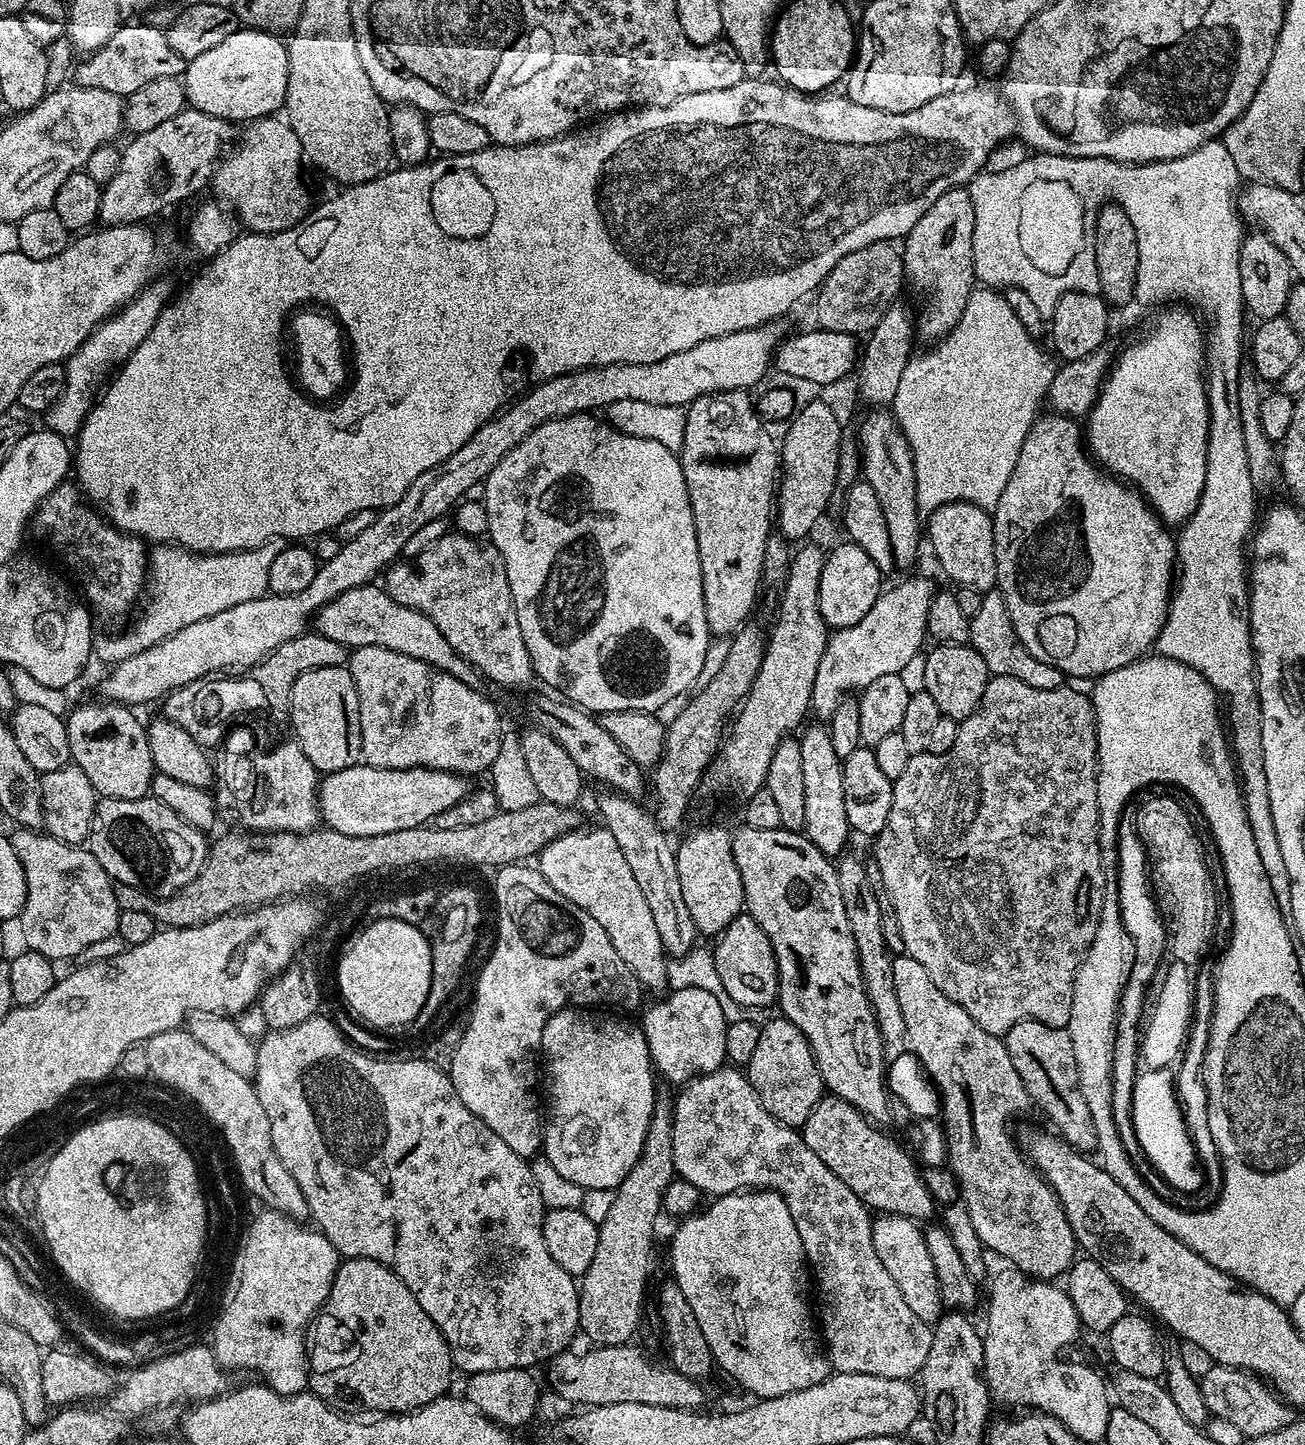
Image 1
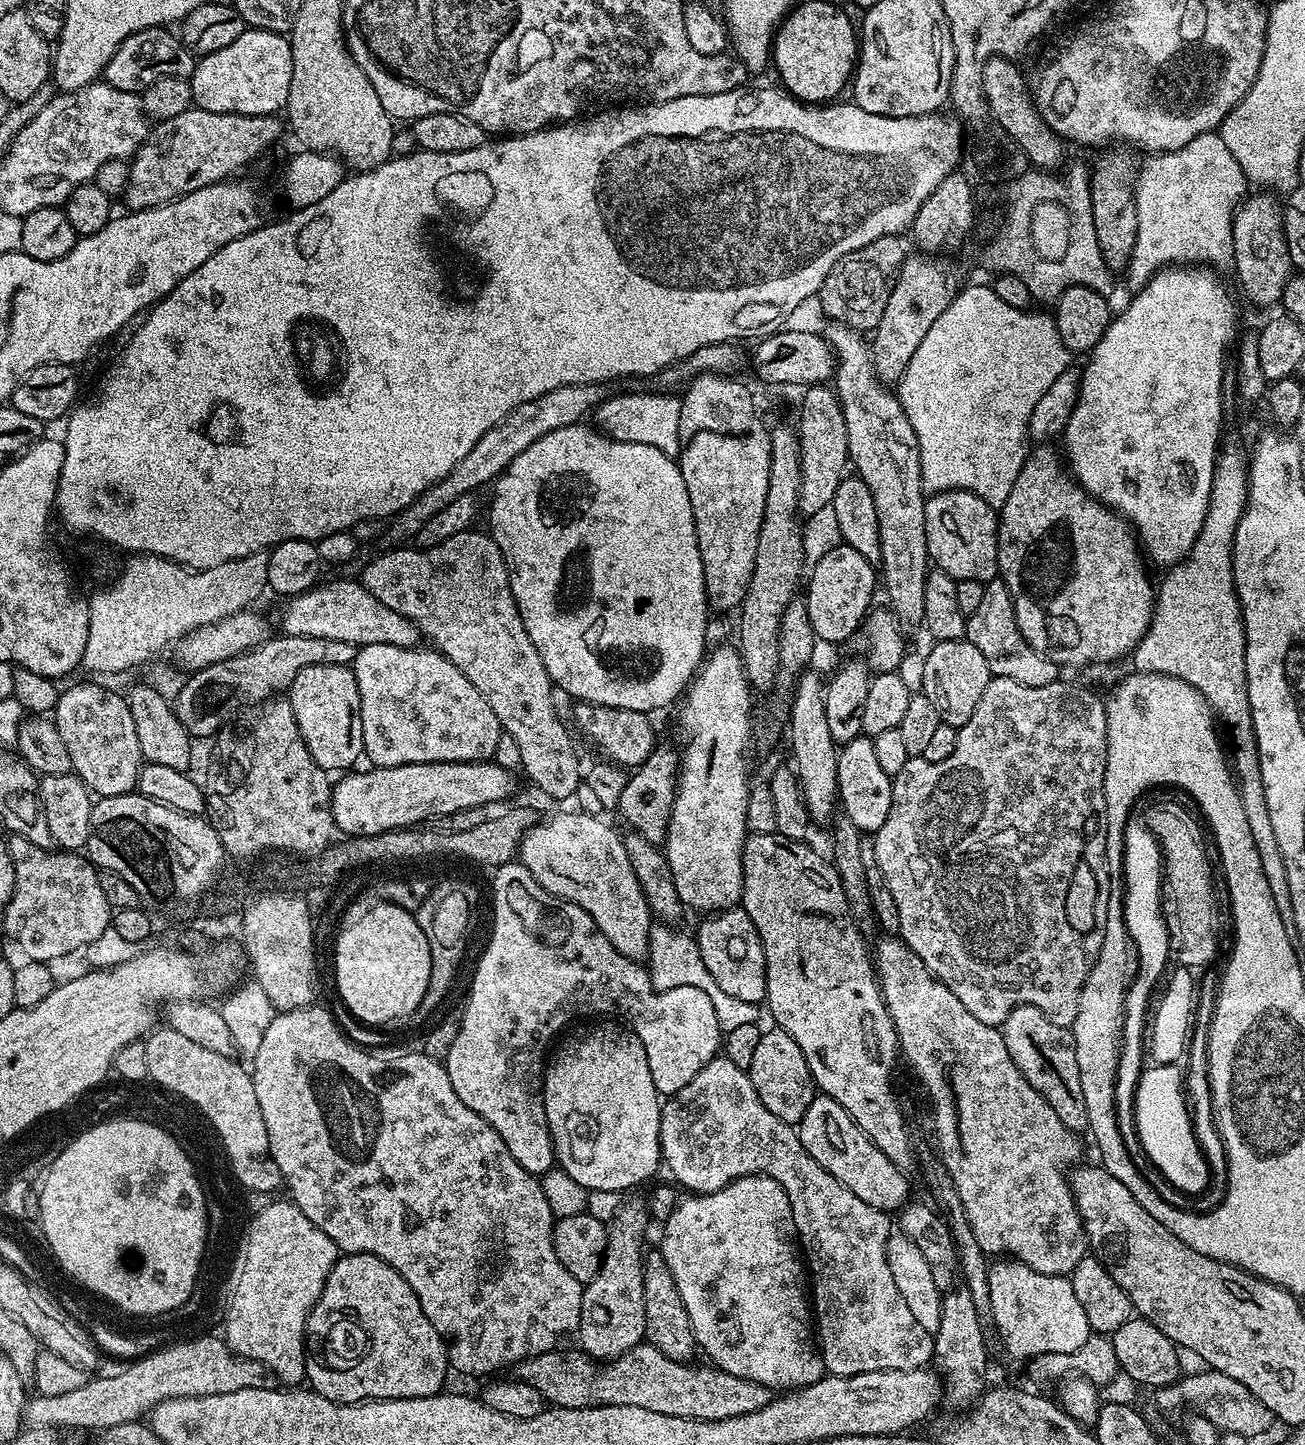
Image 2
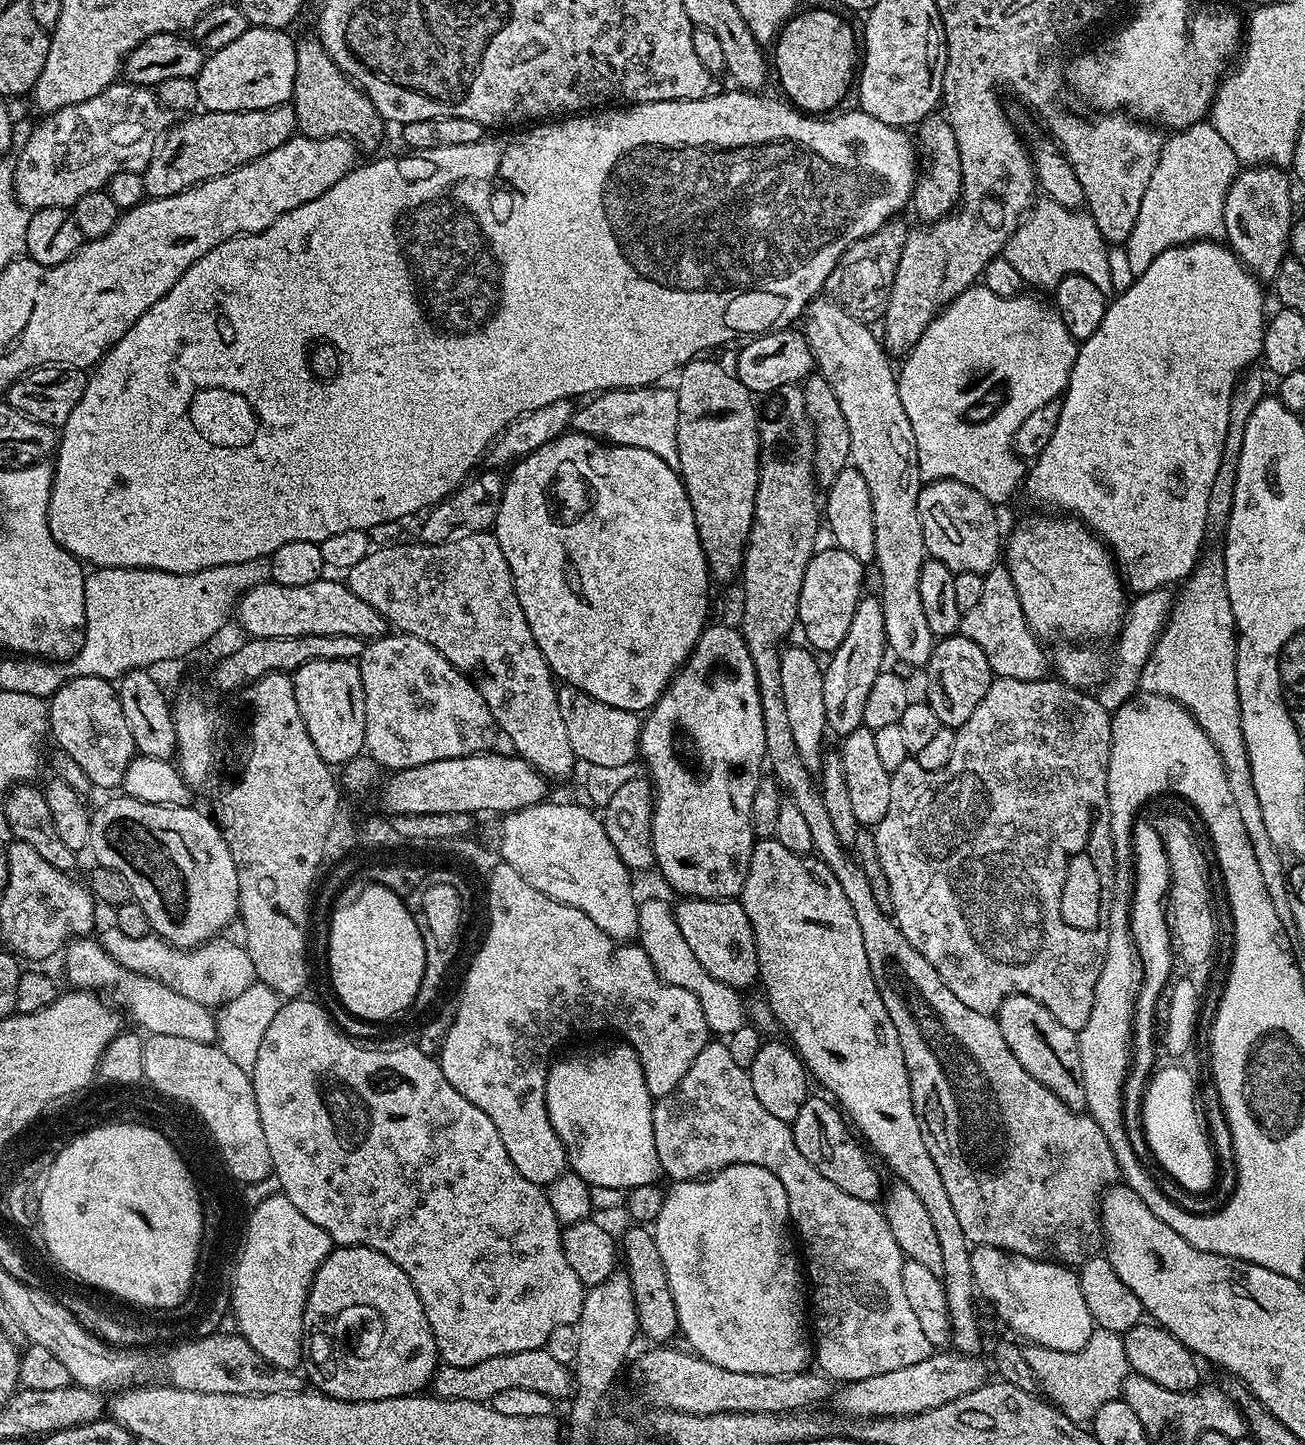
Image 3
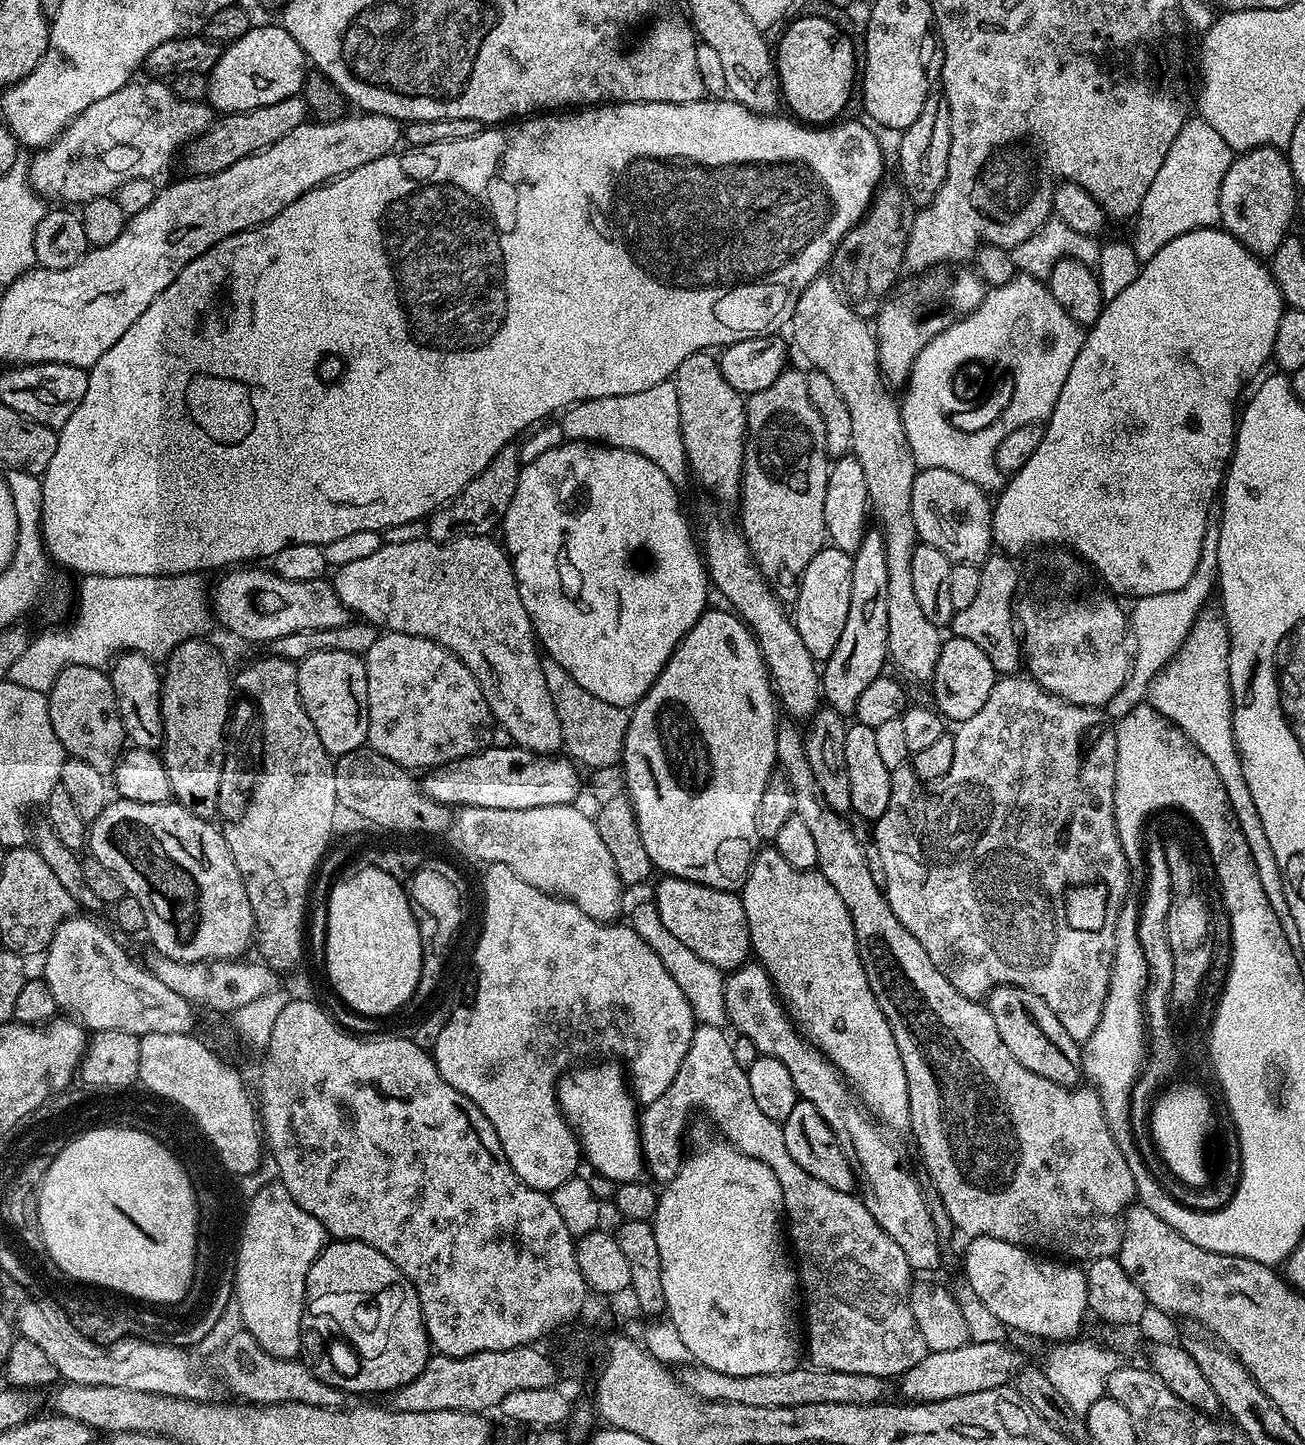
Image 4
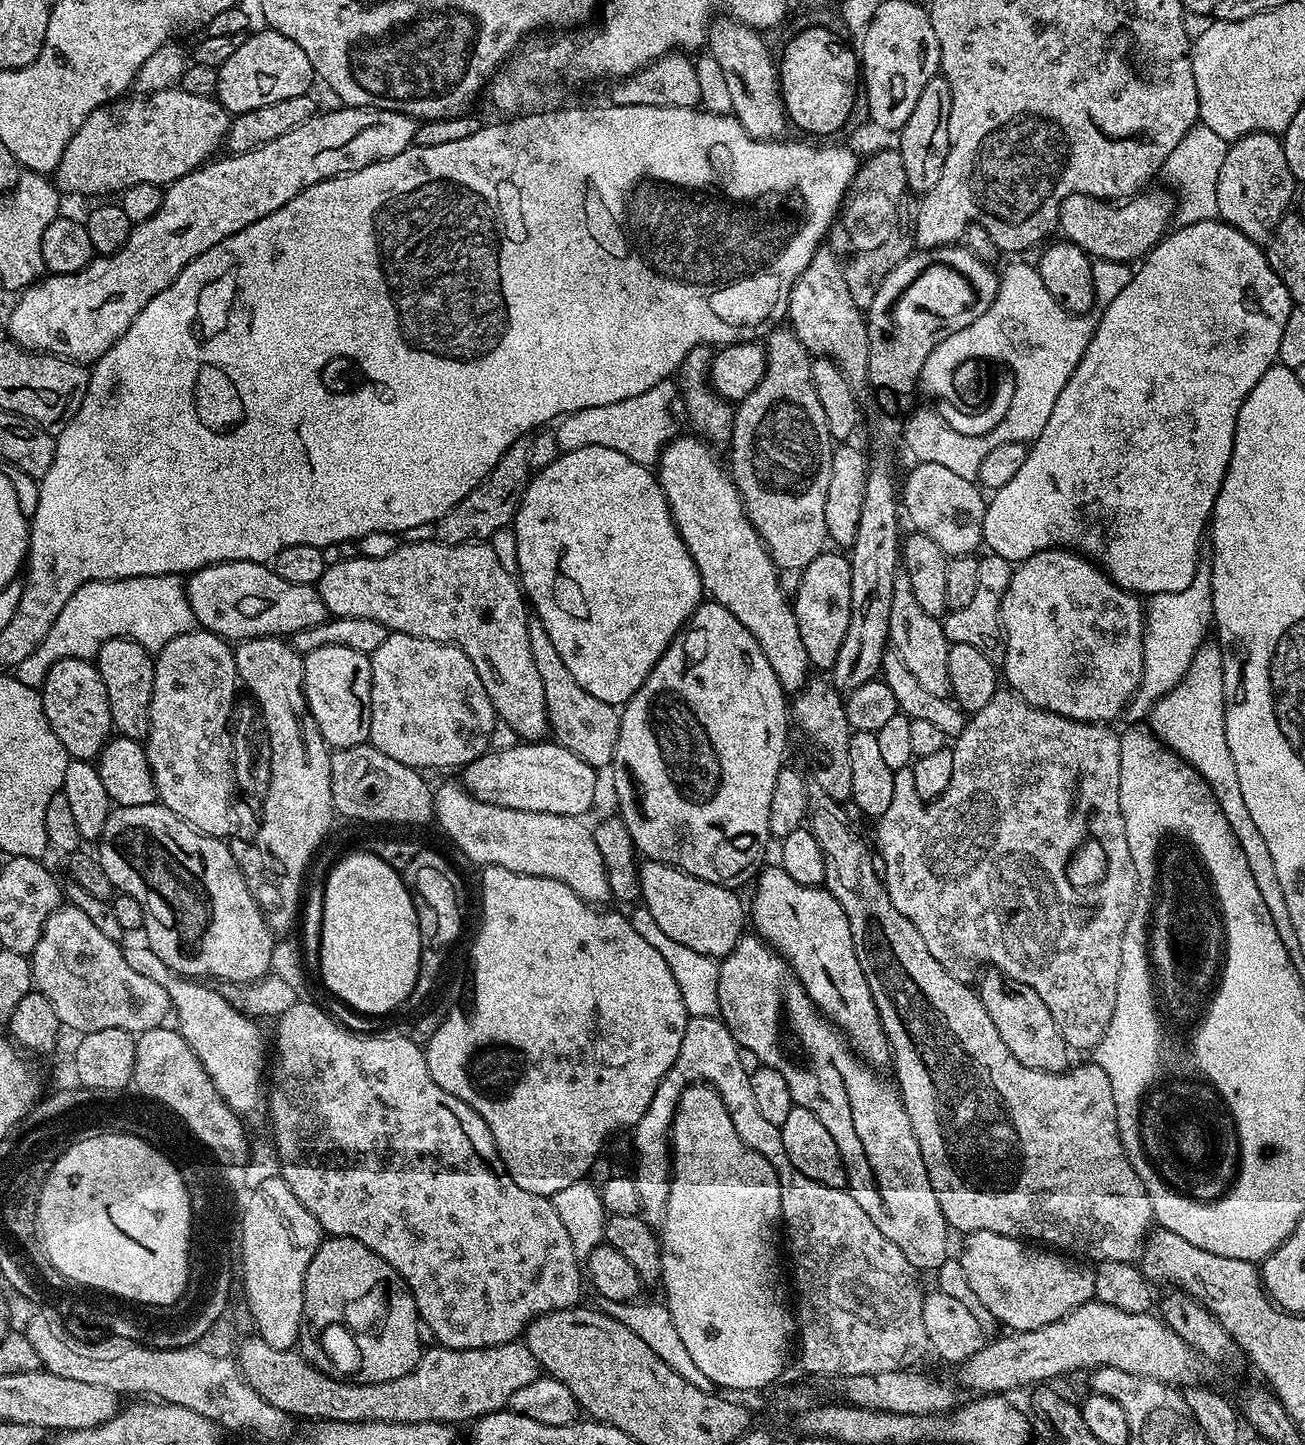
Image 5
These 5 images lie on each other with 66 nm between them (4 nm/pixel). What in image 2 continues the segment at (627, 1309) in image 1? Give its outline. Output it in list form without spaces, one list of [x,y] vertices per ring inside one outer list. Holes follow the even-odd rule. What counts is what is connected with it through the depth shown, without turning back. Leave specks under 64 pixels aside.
[[[625,1199],[616,1216],[607,1225],[608,1241],[598,1274],[594,1274],[591,1282],[583,1285],[579,1347],[583,1355],[597,1362],[616,1360],[626,1354],[626,1350],[644,1340],[646,1302],[642,1298],[642,1270],[646,1255],[644,1231],[648,1224],[650,1213],[645,1201]]]

